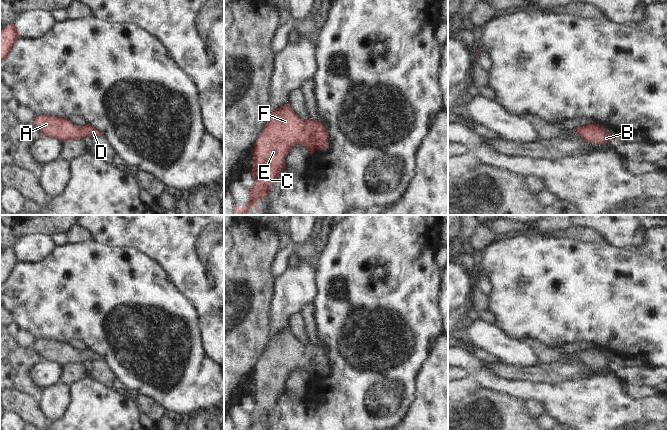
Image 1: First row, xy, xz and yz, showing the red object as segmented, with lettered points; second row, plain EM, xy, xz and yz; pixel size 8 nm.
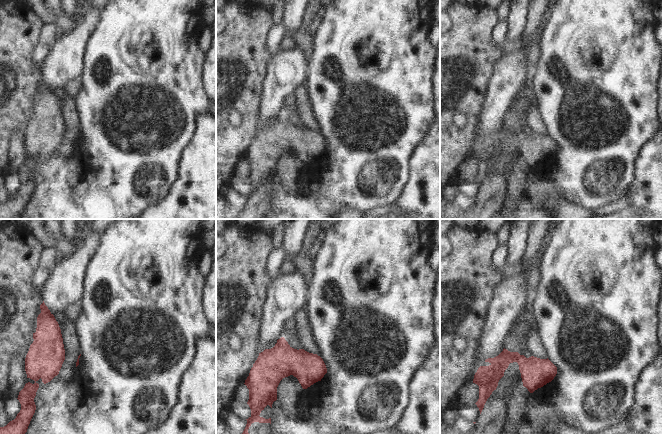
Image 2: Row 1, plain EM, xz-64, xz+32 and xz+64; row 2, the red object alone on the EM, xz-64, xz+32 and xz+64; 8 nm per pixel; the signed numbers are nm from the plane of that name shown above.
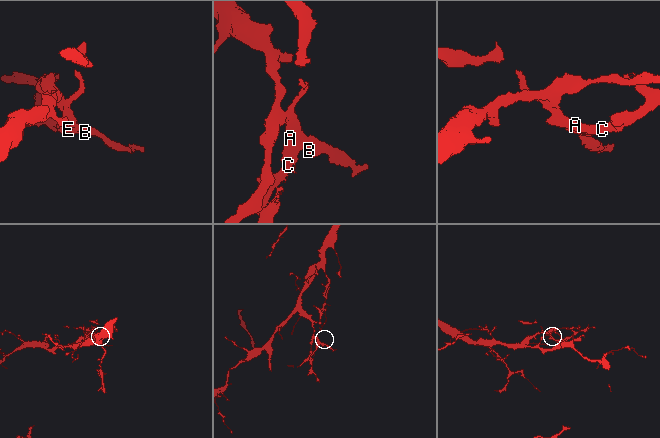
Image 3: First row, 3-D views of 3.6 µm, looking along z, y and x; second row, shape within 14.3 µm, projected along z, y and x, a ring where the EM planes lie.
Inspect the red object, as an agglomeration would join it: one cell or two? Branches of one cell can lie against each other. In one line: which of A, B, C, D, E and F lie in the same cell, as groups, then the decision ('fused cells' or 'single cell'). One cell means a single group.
groups A B C D E F; single cell

